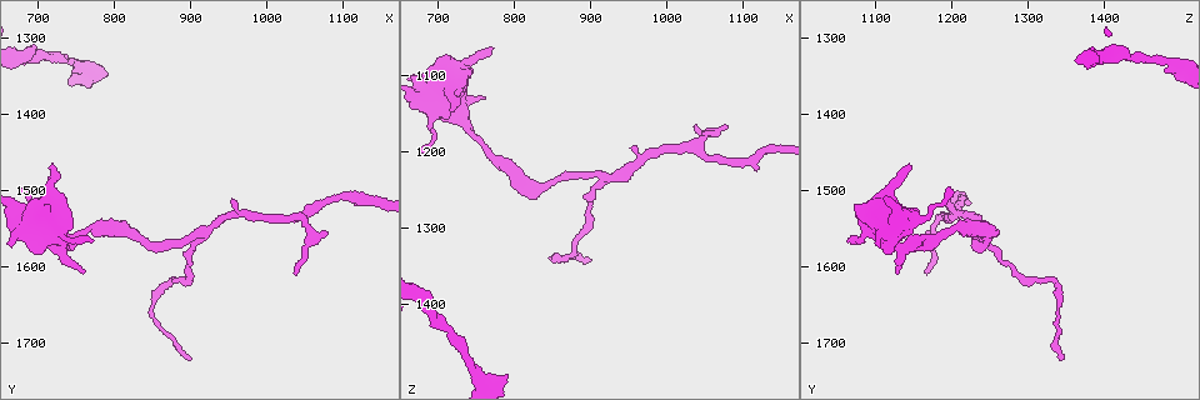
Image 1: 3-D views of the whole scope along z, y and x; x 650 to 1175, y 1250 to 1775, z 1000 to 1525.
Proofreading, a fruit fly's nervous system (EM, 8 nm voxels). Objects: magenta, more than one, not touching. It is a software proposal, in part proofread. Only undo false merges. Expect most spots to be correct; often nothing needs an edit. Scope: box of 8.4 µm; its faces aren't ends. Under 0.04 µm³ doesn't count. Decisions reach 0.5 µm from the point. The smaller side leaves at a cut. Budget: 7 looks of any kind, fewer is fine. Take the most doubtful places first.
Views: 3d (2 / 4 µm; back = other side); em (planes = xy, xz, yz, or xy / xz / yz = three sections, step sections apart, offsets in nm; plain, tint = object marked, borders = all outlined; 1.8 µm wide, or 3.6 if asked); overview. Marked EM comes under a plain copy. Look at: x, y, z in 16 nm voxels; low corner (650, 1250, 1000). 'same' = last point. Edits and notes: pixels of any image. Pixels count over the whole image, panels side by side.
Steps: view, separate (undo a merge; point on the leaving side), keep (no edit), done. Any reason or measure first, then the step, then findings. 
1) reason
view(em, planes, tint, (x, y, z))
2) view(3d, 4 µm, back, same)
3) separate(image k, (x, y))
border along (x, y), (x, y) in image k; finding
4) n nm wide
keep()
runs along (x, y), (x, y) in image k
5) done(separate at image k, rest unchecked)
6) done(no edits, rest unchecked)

calibre changes
view(em, 3.6 µm, planes, tint, (705, 1545, 1125))

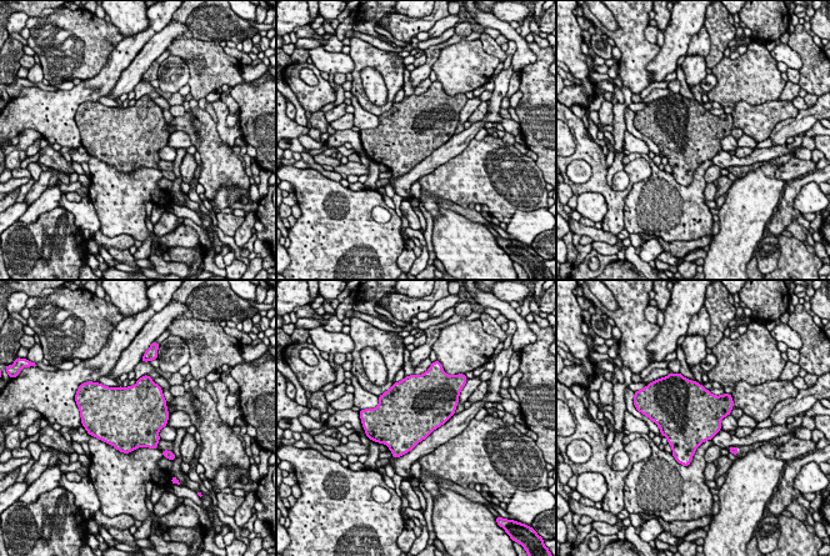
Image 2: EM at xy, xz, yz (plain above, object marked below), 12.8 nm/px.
keep()
continuous, no second neuron

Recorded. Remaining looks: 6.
branch point
view(3d, 4 µm, (915, 1555, 1230))

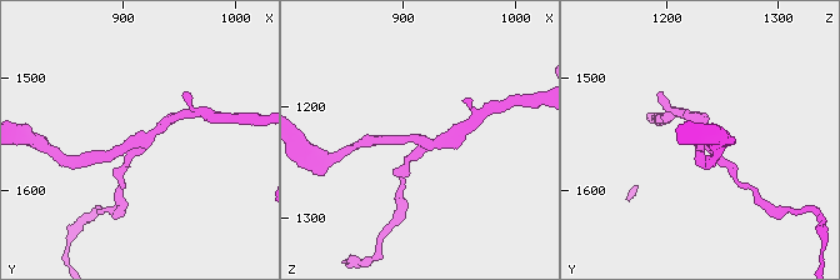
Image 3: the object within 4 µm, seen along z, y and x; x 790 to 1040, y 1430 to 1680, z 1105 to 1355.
now the EM
view(em, yz, step 8, tint, (914, 1556, 1232))

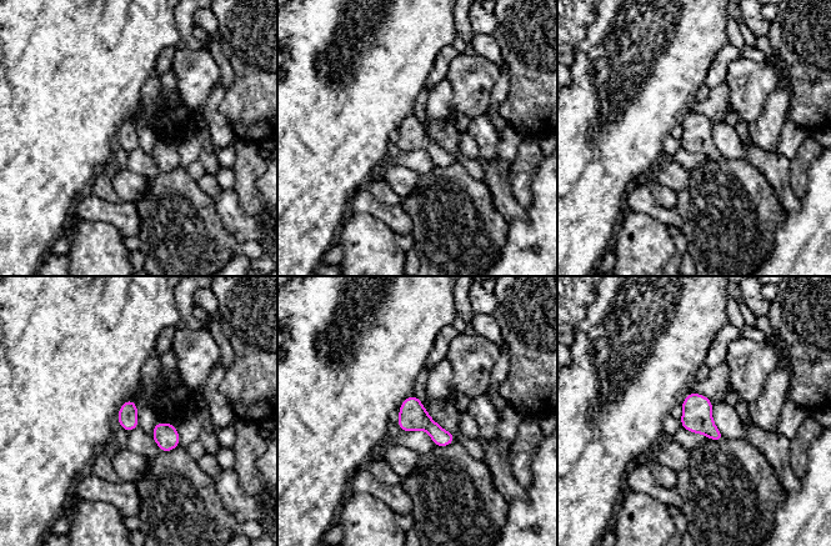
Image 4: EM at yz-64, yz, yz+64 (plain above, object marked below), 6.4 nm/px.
another direction
view(em, planes, tint, same)

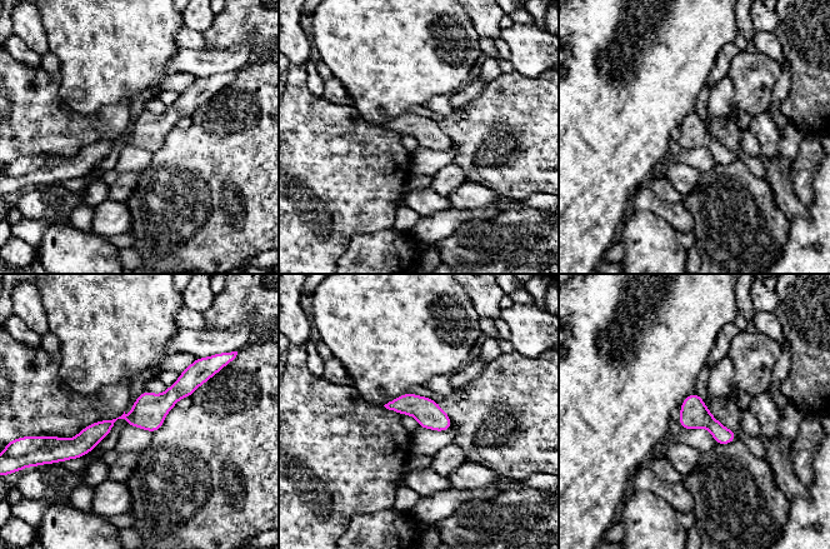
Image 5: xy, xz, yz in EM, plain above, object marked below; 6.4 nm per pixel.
180 nm wide
keep()
all the same neuron

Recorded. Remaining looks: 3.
thick turns thin
view(em, yz, step 16, tint, (755, 1340, 1495))

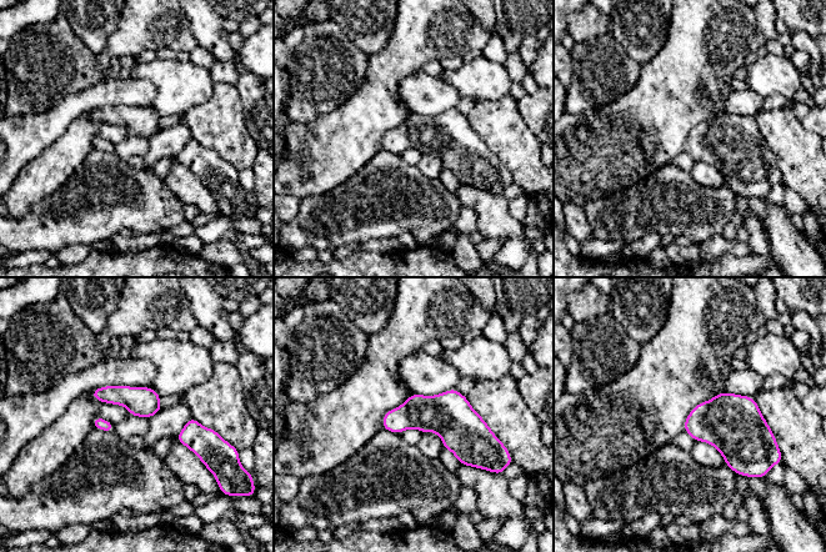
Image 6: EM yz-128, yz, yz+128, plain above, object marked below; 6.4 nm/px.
170 nm wide
keep()
one neuron here

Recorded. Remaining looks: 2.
done(no edits, rest unchecked)

